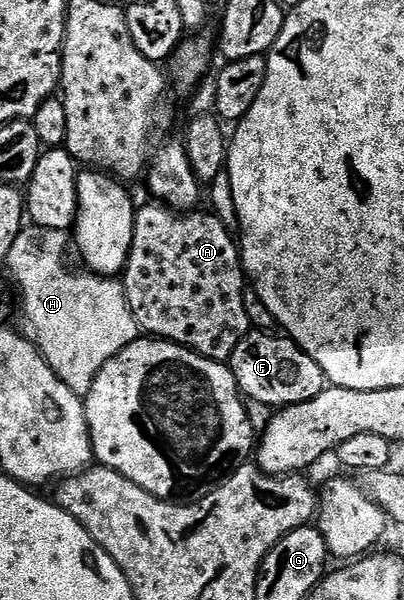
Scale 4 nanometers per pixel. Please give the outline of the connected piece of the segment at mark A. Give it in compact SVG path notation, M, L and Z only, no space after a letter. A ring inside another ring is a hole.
M149 201L137 208L134 213L134 232L132 233L132 249L130 256L126 262L126 270L120 276L120 282L124 290L126 290L126 300L132 309L132 317L136 317L139 328L147 336L166 339L169 343L178 343L182 347L186 347L189 351L194 351L198 355L208 357L217 363L226 363L232 357L232 353L236 353L236 345L240 345L240 341L245 335L252 330L248 314L244 309L244 291L248 287L246 273L242 269L242 252L239 244L232 236L231 228L226 227L220 221L220 217L211 213L209 210L191 209L187 212L176 211L172 207L165 206L157 201Z

